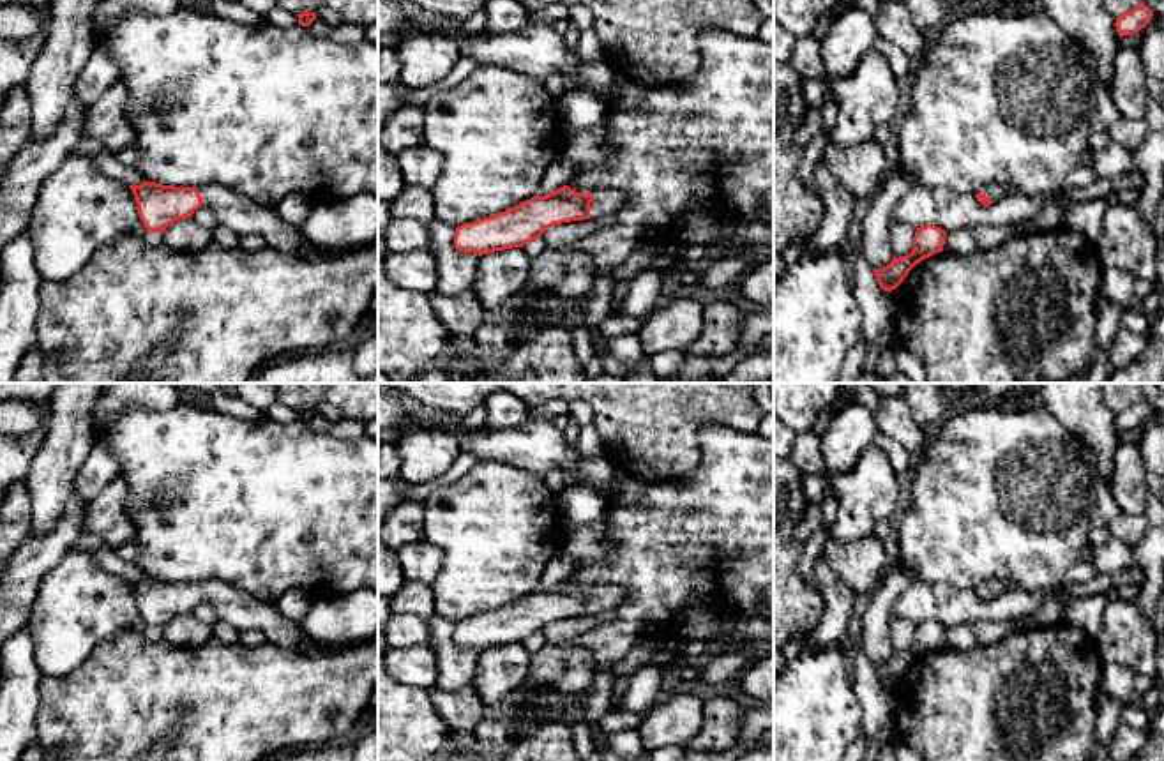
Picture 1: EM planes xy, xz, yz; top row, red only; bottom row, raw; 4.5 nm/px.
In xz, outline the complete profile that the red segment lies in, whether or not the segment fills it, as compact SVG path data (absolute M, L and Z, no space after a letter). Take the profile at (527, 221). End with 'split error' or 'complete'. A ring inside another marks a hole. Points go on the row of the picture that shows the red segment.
M563 185L546 196L533 196L505 212L456 228L454 247L461 252L489 254L523 247L551 226L599 219L618 210L625 196L618 191L581 194Z | split error

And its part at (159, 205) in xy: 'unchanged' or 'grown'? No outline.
grown

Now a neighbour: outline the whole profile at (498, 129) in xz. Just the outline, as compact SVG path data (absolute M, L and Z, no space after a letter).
M496 64L477 65L459 85L436 92L424 106L424 113L426 145L438 150L445 159L442 175L431 189L435 214L440 221L450 222L456 228L505 212L533 198L548 166L563 154L558 99L546 90L542 79L509 67Z

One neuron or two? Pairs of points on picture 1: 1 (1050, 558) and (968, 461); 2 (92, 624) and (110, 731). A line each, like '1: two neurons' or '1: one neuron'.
1: one neuron
2: two neurons

